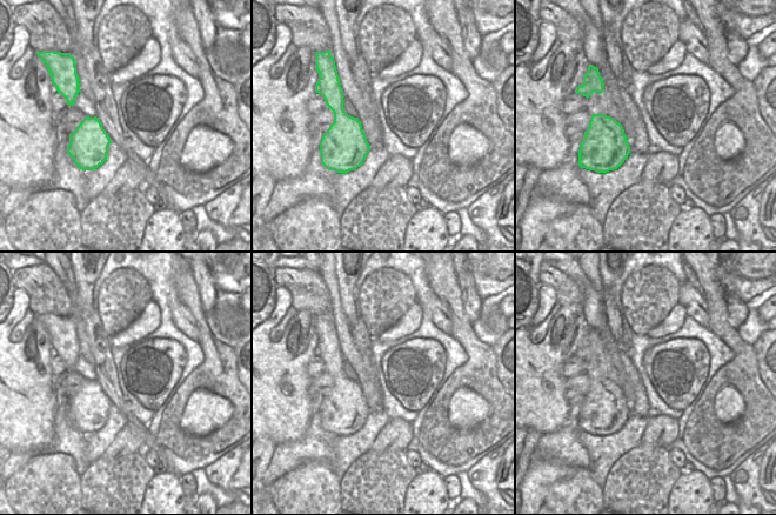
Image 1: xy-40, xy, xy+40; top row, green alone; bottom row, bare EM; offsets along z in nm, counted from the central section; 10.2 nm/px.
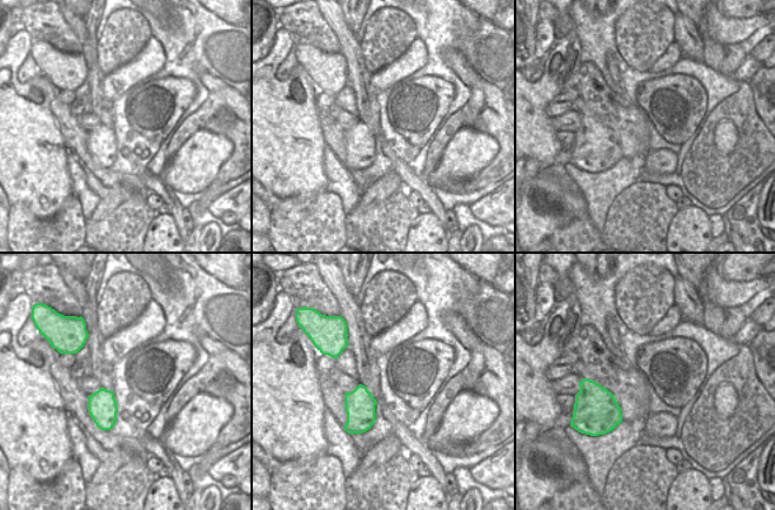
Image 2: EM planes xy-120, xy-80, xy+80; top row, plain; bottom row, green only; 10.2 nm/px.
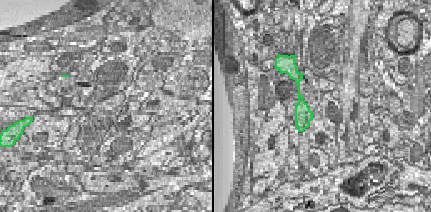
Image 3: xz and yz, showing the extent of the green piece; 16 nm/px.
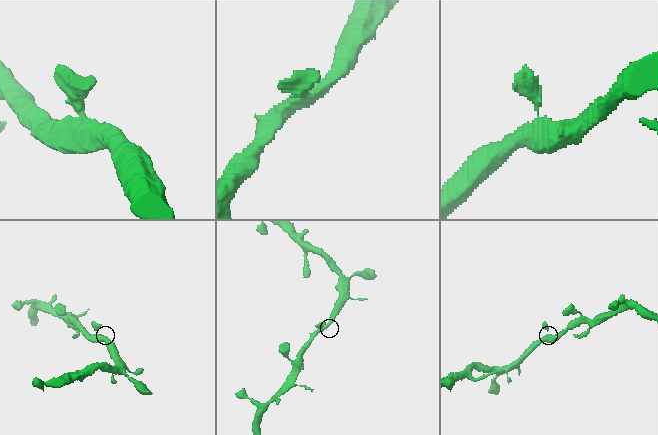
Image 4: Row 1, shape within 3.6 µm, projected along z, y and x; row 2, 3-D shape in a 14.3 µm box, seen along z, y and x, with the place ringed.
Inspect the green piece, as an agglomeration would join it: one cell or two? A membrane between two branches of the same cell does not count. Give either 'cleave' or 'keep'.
keep

